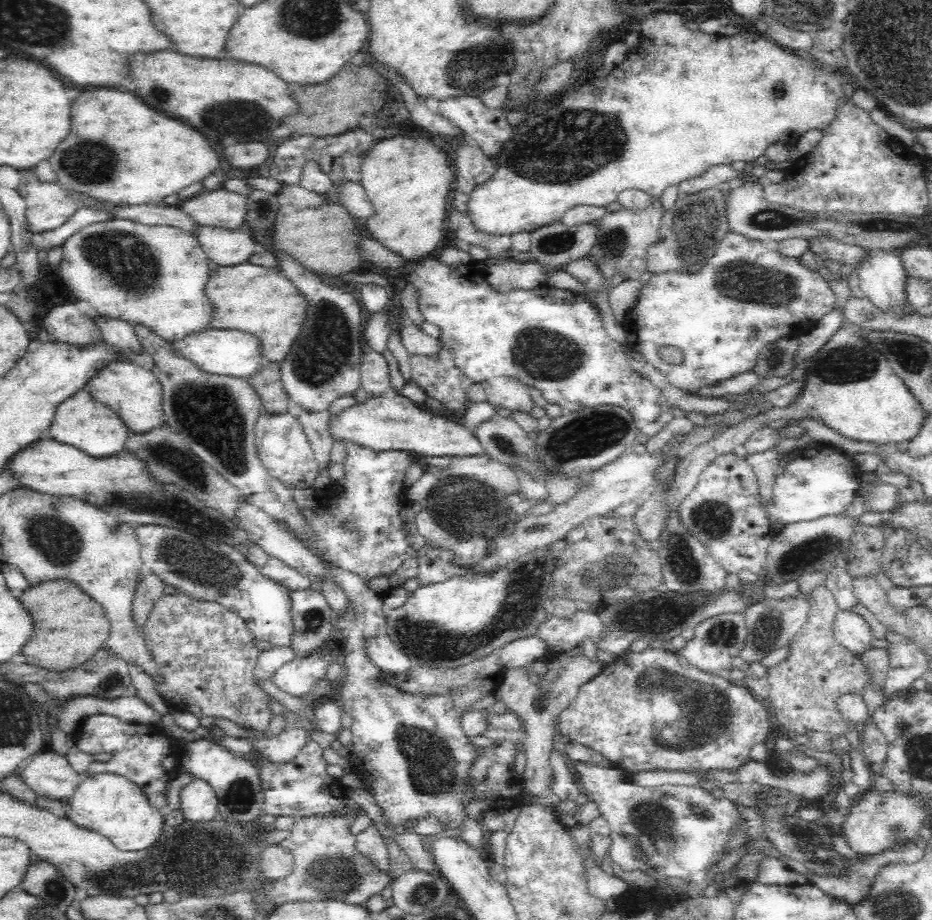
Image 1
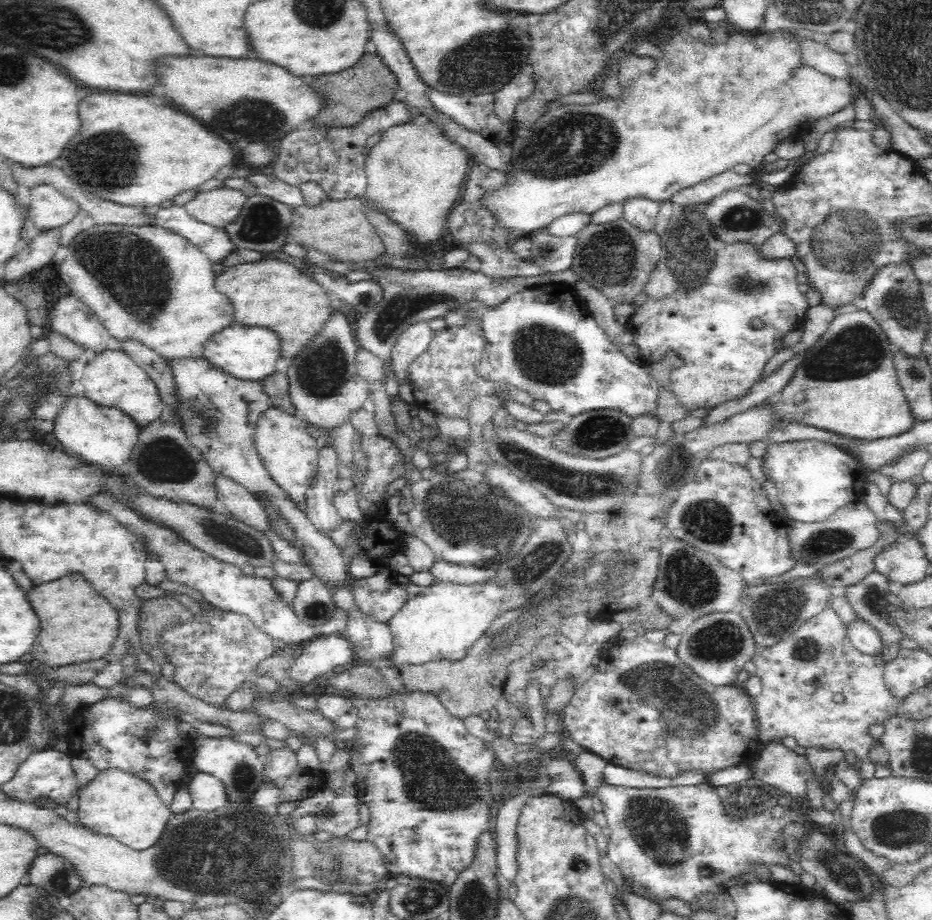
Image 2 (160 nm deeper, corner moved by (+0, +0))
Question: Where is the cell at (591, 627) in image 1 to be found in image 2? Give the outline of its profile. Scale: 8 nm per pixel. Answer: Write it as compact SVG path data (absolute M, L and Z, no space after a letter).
M596 618L589 619L588 628L580 642L568 638L560 628L556 628L553 633L542 635L528 654L522 655L509 666L508 676L506 676L504 688L502 688L504 703L510 702L513 706L526 712L526 691L532 680L537 680L539 686L550 688L556 679L580 676L590 666L594 656L597 656L598 652L604 651L608 640L616 638L618 632L623 628L623 624L618 624L611 618Z

